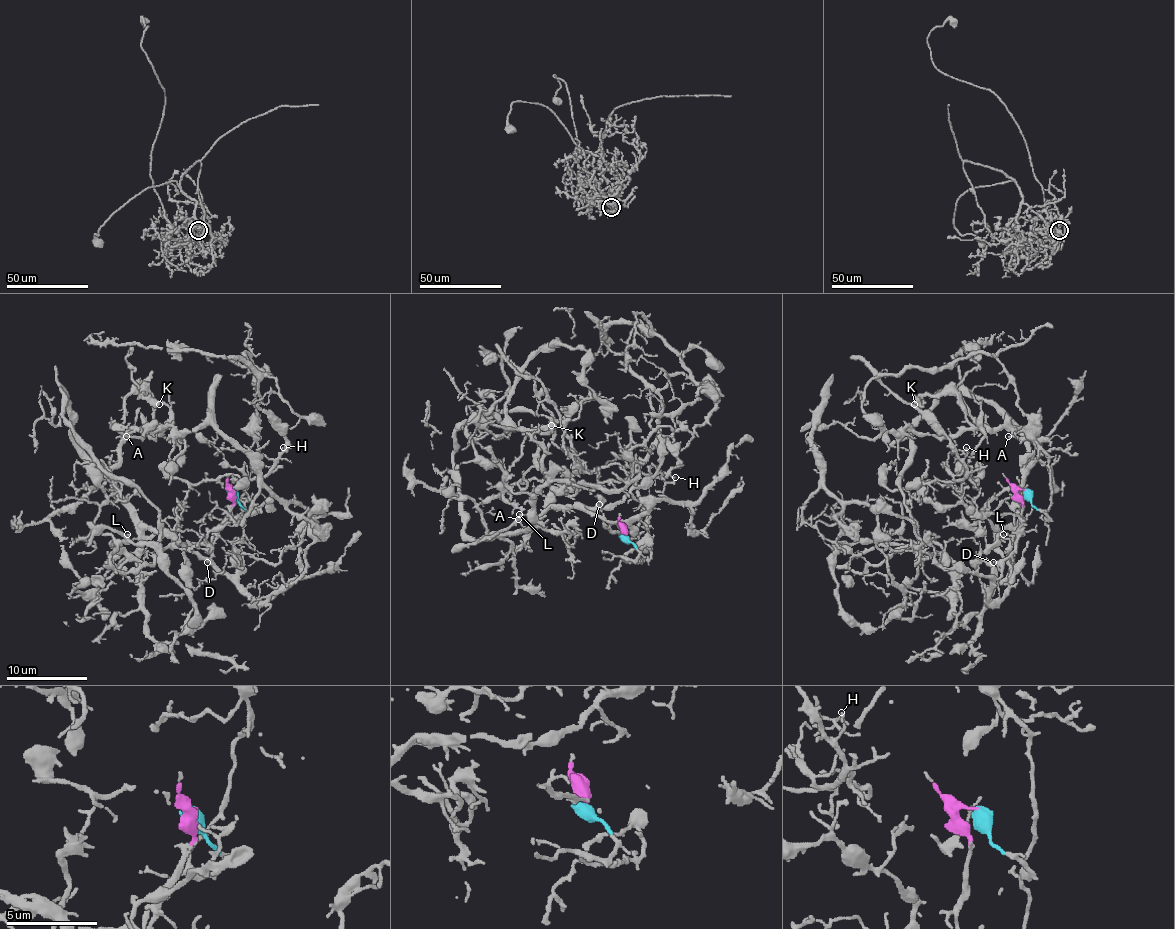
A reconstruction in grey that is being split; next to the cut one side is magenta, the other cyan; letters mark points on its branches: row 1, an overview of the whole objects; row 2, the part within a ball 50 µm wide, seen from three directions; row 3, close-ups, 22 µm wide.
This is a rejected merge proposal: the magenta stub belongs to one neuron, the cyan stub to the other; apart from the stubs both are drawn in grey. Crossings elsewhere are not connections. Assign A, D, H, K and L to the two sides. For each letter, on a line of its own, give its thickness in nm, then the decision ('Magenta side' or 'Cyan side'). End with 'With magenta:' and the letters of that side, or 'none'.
A: Thickness 160 nm. Magenta side
D: Thickness 120 nm. Magenta side
H: Thickness 100 nm. Cyan side
K: Thickness 360 nm. Magenta side
L: Thickness 150 nm. Magenta side
With magenta: A, D, K, L

